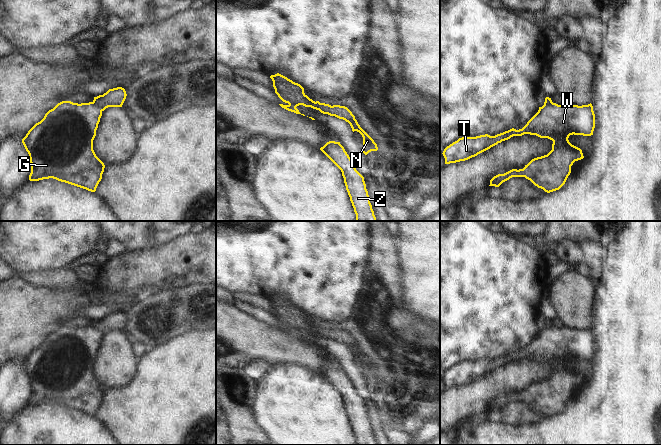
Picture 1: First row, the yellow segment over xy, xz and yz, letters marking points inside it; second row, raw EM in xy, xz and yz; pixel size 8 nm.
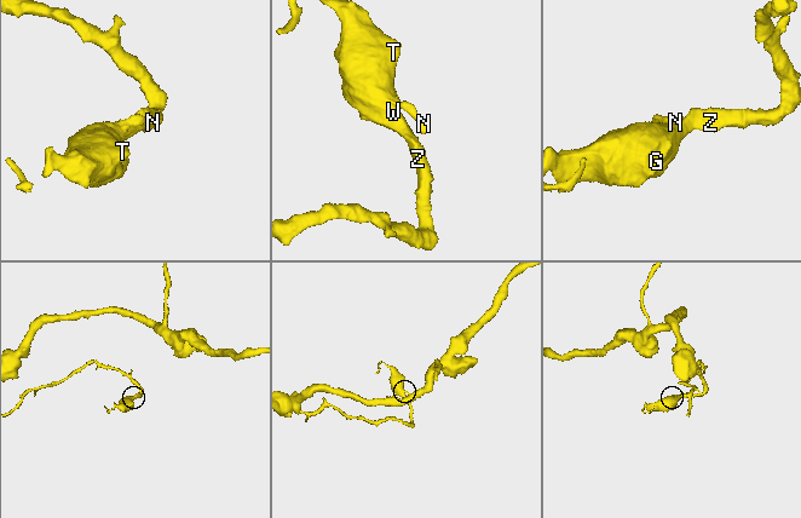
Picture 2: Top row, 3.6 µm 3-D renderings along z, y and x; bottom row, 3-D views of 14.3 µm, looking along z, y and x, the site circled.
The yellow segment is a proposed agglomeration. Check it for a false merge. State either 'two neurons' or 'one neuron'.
two neurons

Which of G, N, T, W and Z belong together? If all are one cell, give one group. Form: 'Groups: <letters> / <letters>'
Groups: G T W Z / N.

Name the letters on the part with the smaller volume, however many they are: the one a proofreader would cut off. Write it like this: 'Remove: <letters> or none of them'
Remove: N.

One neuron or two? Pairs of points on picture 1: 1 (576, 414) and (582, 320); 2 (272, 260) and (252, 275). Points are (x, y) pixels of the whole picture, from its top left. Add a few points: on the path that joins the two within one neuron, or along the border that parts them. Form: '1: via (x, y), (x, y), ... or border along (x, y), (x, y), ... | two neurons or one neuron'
1: border along (593, 303), (592, 324), (590, 326) | two neurons
2: via (267, 260), (257, 270) | one neuron

